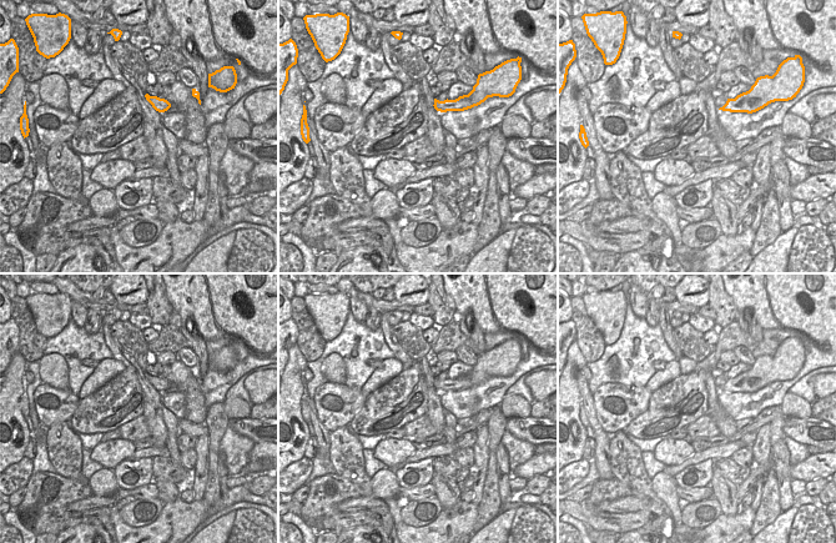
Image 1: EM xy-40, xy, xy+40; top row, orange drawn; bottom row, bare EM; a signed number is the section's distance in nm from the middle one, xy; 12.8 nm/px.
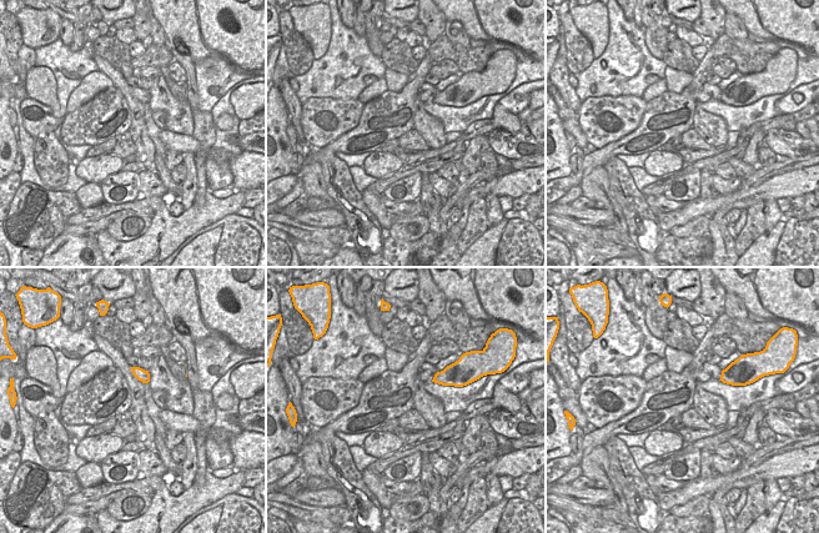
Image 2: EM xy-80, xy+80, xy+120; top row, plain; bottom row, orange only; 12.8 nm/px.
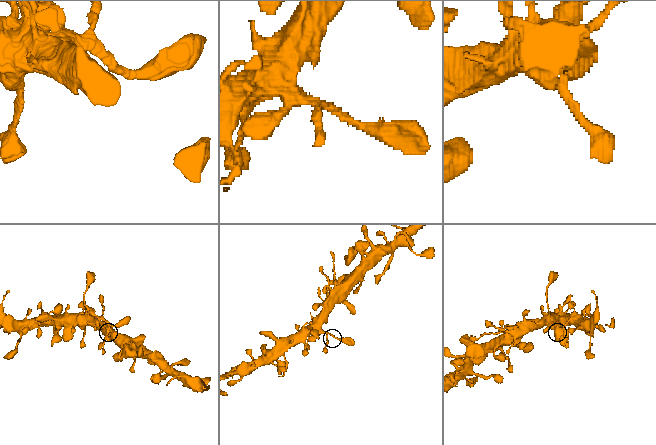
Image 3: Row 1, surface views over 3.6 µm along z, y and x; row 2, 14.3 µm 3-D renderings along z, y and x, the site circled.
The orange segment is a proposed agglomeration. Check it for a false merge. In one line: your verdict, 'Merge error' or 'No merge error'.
No merge error

